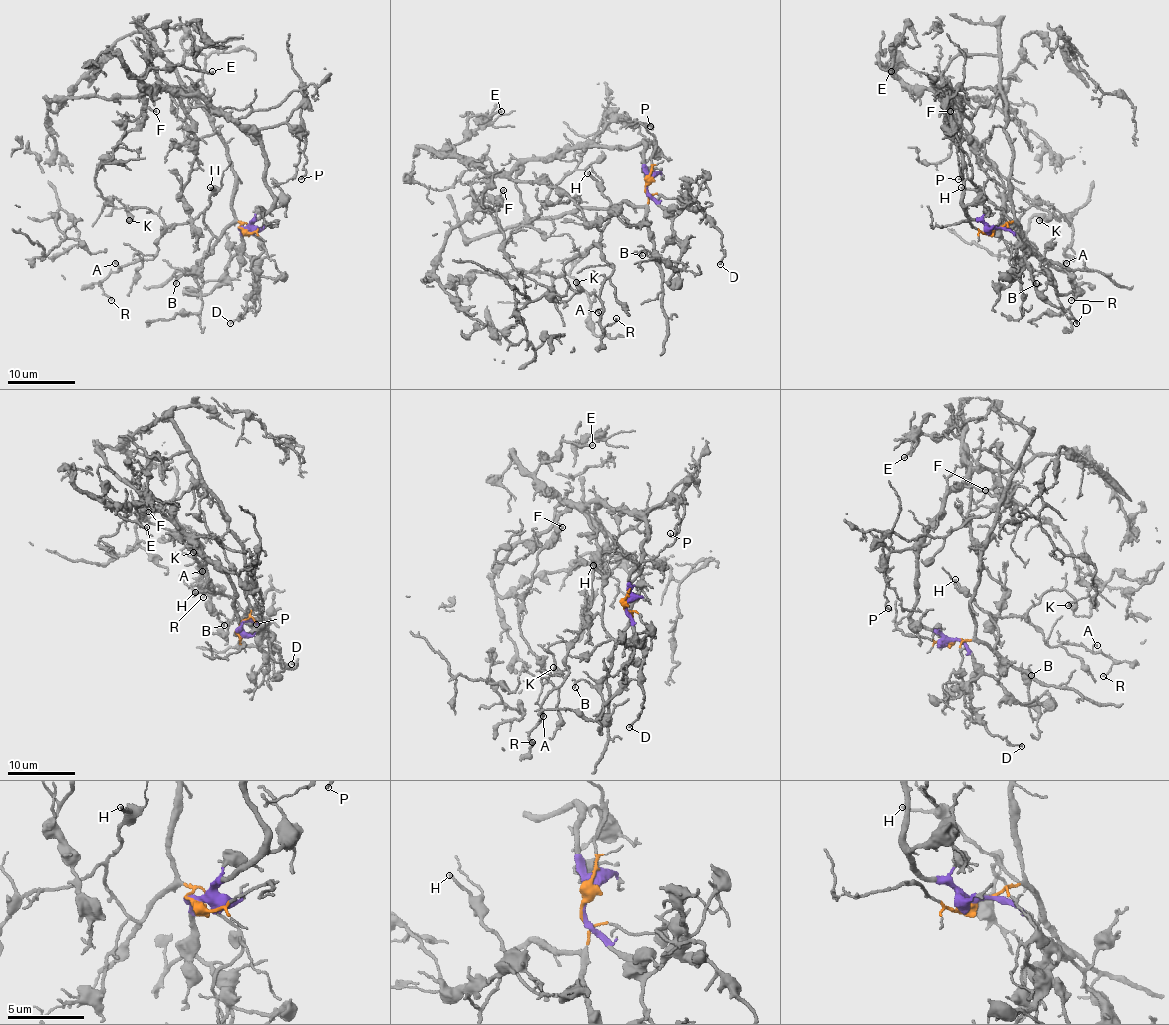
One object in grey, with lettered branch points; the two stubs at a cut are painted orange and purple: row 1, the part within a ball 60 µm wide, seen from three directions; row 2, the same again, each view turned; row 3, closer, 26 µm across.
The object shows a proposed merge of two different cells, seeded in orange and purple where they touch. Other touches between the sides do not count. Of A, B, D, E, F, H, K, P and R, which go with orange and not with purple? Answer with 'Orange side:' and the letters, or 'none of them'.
Orange side: A, B, H, K, R

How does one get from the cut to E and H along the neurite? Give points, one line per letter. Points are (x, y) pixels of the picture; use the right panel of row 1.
E: (994, 230), (970, 220), (962, 203), (962, 152), (943, 121), (942, 91), (912, 89), (891, 71)
H: (994, 230), (1018, 221), (1022, 236), (1019, 225), (977, 191), (961, 188)

